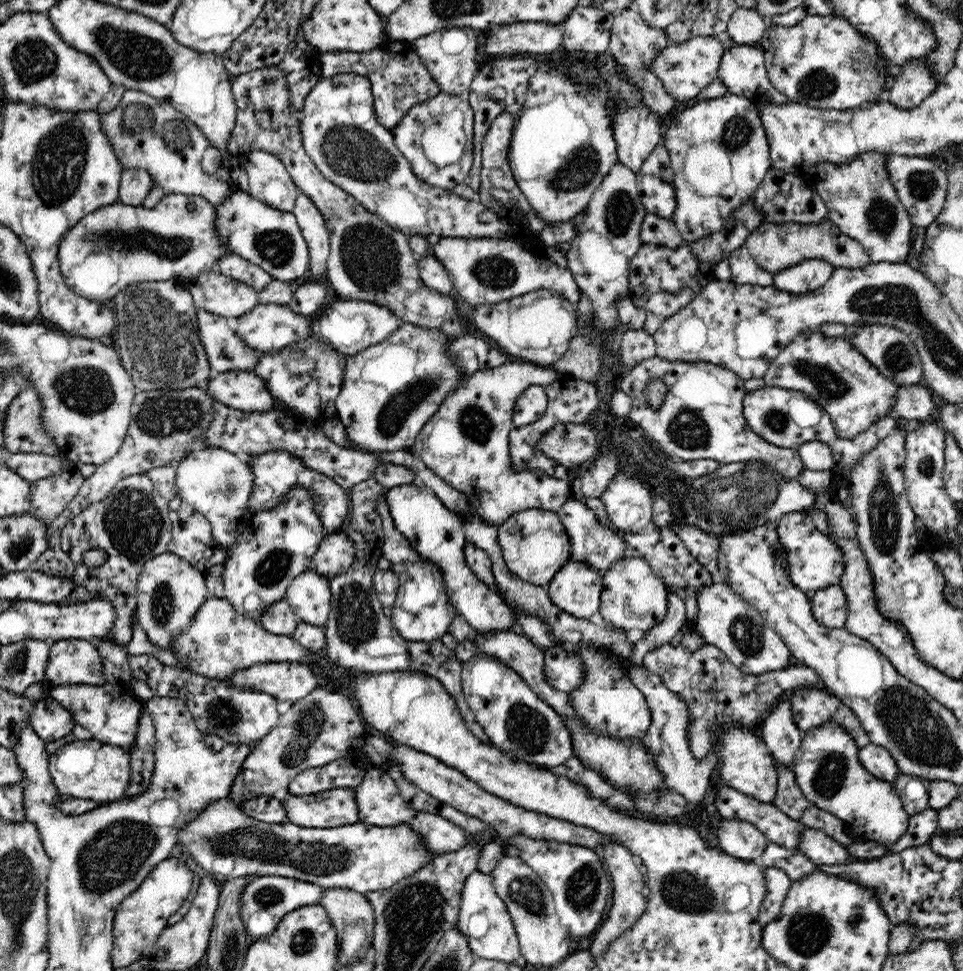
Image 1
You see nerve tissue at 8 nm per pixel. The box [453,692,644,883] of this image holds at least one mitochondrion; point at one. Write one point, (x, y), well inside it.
(527, 729)

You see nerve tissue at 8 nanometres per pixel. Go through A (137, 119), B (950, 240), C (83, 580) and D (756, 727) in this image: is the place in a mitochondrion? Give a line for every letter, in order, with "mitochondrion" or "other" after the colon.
A: mitochondrion
B: other
C: other
D: other

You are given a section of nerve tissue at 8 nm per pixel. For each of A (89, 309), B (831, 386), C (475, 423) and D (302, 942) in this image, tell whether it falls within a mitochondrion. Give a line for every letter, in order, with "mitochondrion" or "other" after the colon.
A: other
B: mitochondrion
C: mitochondrion
D: mitochondrion

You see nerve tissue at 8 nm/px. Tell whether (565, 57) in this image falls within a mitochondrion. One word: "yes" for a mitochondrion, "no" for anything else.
no

